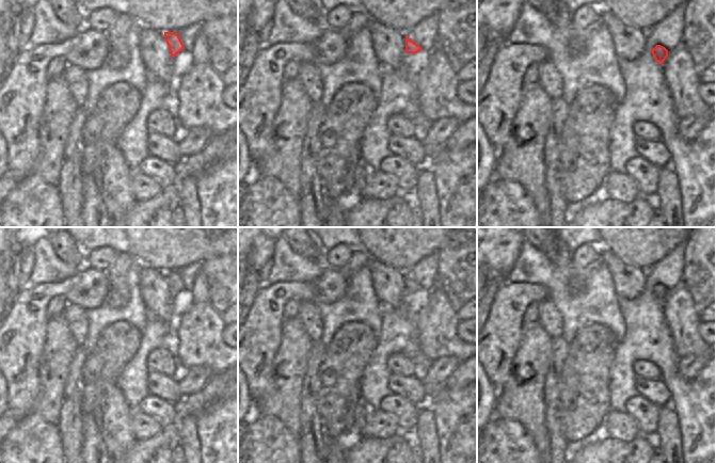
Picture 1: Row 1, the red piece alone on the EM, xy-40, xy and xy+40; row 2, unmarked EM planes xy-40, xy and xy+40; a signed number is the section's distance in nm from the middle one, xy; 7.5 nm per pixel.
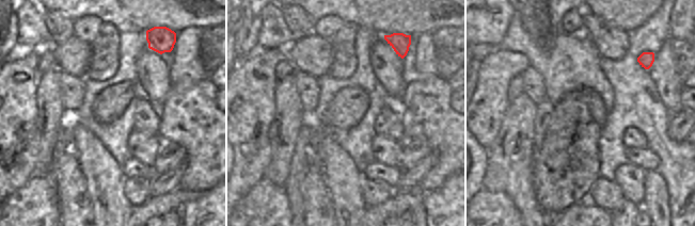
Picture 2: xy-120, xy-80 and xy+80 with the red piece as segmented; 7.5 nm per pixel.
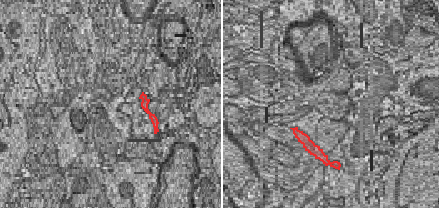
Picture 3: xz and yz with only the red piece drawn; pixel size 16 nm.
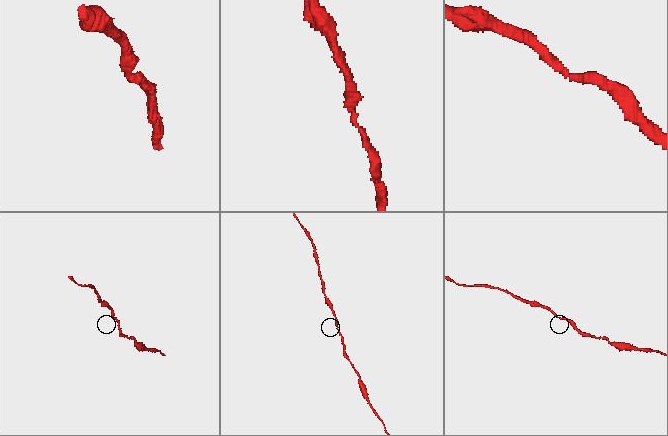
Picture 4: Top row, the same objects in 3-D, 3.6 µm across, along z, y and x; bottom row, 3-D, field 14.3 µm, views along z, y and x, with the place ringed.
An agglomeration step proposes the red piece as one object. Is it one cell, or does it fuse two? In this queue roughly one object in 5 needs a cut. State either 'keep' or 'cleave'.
keep

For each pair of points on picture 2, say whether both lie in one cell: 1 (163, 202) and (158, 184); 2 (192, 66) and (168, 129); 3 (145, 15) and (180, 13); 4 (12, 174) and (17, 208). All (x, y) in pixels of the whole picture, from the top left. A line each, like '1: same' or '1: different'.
1: different
2: different
3: same
4: different

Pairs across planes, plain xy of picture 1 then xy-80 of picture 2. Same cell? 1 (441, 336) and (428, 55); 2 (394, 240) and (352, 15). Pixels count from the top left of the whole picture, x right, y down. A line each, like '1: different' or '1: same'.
1: different
2: different

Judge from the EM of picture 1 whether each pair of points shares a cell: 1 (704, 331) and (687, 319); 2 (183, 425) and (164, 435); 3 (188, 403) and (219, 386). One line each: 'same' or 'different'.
1: different
2: different
3: same

